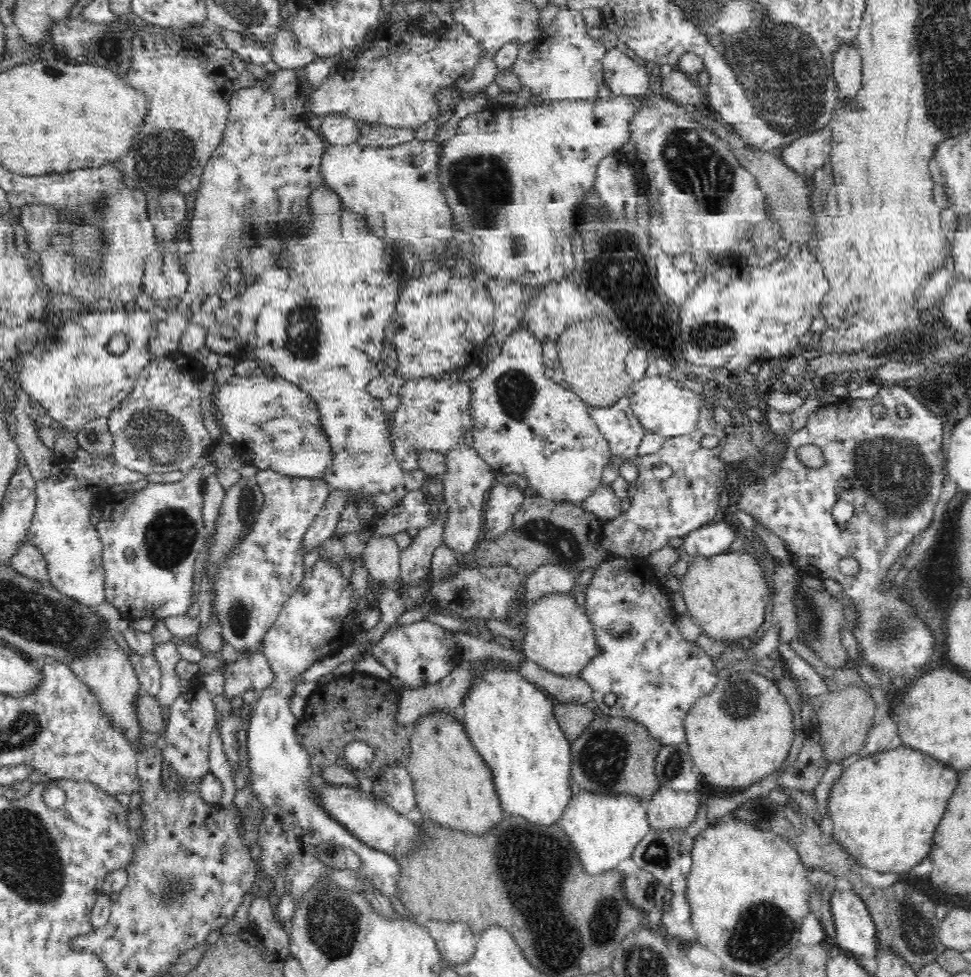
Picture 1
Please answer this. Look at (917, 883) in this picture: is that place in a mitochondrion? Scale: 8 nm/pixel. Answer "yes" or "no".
no

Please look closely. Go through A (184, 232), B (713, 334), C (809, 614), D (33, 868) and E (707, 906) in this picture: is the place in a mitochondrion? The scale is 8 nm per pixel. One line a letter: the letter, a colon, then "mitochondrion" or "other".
A: other
B: mitochondrion
C: mitochondrion
D: mitochondrion
E: other

